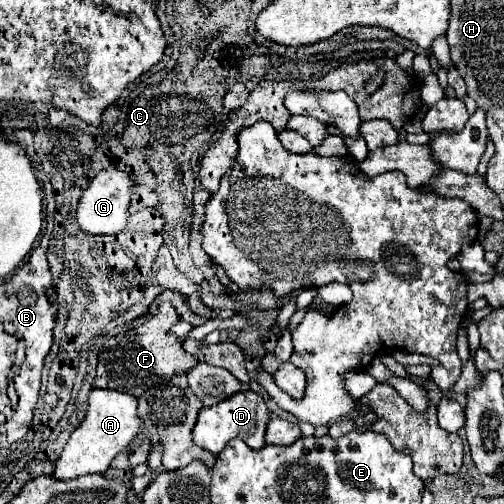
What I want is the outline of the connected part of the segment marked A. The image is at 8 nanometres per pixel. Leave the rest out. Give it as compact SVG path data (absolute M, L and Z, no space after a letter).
M93 388L89 396L89 412L79 428L71 434L67 446L63 448L53 478L57 480L73 480L85 474L103 474L111 460L123 452L129 442L139 436L143 430L143 420L137 416L137 398L133 394Z

